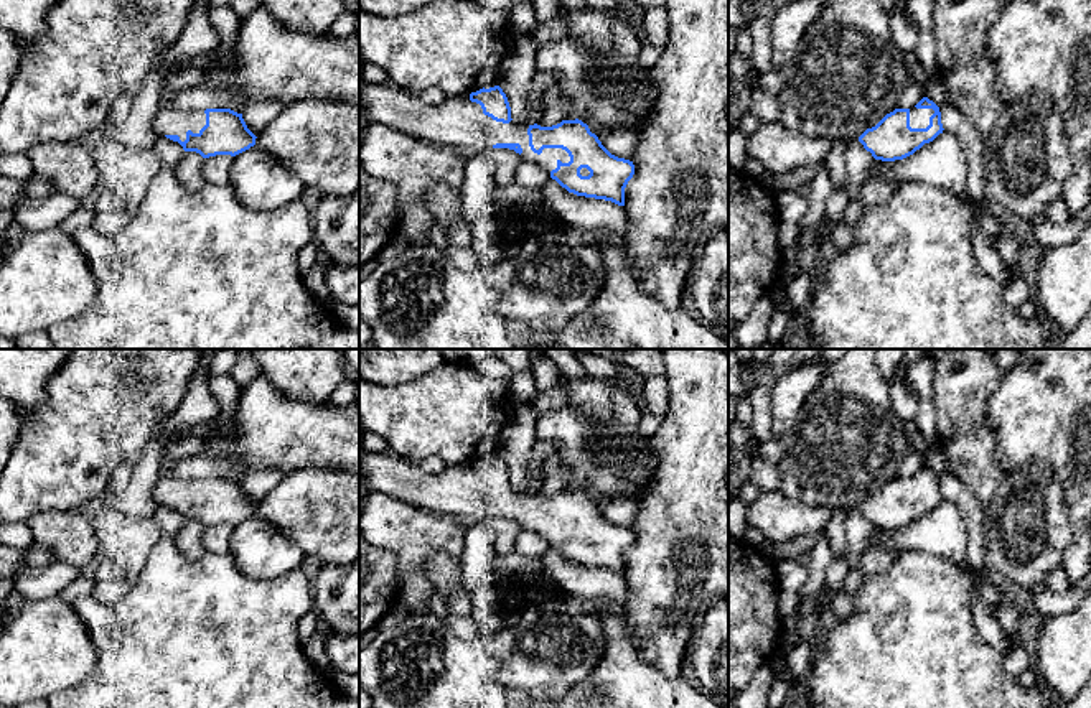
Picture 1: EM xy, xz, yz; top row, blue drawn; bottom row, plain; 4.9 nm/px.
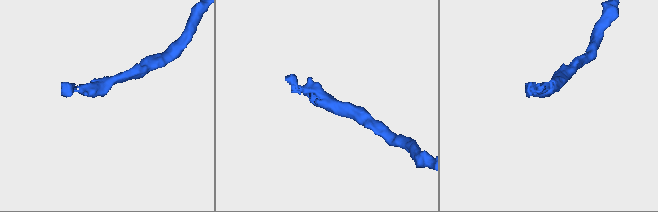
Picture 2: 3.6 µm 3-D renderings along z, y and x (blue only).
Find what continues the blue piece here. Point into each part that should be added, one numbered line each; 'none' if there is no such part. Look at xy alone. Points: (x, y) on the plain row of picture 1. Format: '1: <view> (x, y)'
1: xy (167, 491)

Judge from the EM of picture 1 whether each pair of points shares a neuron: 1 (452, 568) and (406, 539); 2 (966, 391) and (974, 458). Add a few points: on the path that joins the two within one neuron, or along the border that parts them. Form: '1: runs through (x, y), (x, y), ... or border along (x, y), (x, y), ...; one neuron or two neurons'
1: border along (445, 552), (437, 552), (426, 563), (434, 588); two neurons
2: runs through (966, 407), (968, 442); one neuron

